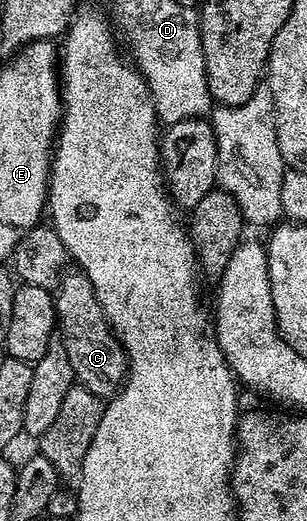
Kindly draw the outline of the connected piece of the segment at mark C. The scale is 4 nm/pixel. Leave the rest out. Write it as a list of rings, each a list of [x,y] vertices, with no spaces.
[[[64,273],[53,290],[57,338],[69,356],[69,364],[73,364],[76,383],[107,400],[119,393],[123,379],[127,377],[127,354],[103,315],[93,284],[86,274],[74,273]]]

